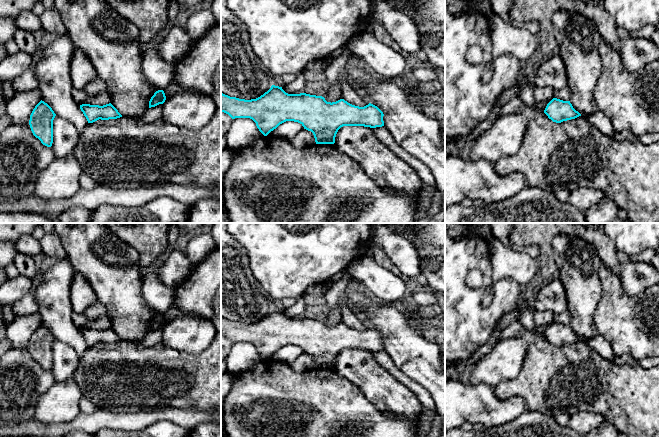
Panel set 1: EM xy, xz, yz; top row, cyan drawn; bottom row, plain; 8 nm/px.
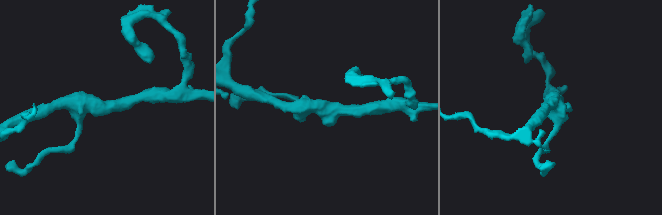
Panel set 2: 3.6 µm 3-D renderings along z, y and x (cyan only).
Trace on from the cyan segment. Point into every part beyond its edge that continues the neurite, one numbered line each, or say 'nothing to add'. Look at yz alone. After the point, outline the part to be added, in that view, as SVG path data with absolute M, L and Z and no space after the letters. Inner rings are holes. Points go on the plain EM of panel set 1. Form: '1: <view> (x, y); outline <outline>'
nothing to add

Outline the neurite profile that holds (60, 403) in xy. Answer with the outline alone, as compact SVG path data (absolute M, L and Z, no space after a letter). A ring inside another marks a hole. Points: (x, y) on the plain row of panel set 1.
M73 378L56 381L38 399L34 418L44 424L71 422L81 413L81 390Z

